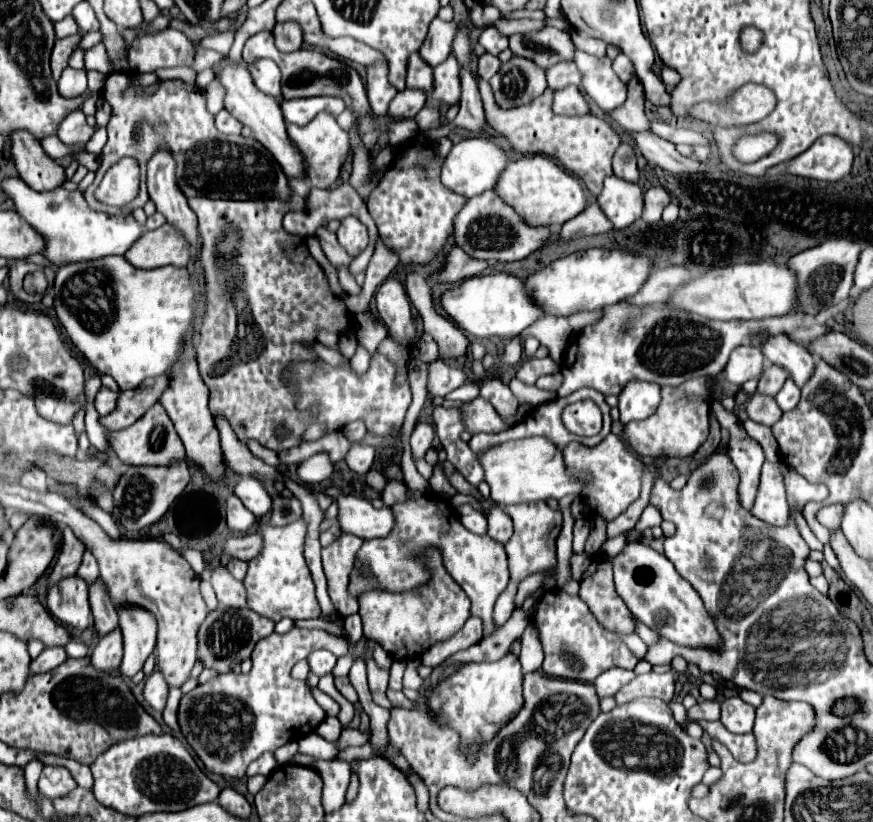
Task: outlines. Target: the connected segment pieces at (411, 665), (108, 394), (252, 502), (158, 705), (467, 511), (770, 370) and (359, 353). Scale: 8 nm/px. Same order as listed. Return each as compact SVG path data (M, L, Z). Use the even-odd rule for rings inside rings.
M420 658L418 660L412 660L408 662L408 668L404 672L404 688L412 688L412 690L422 690L422 684L424 680L418 676L416 668L420 666Z
M102 386L100 392L96 394L94 406L96 406L100 416L108 416L108 412L112 412L116 408L116 400L118 400L118 392L112 392L110 388Z
M242 478L236 486L234 486L234 494L242 500L242 504L256 516L262 518L270 512L272 508L272 500L270 494L266 492L264 484L256 478Z
M152 672L152 676L144 682L144 700L158 712L164 710L168 700L168 684L164 682L160 672Z
M462 504L458 508L458 516L460 522L474 534L486 534L486 516L482 512L478 512L476 508L472 508L470 504Z
M768 366L764 370L764 374L760 376L760 382L758 382L758 394L764 394L764 396L776 396L778 390L782 388L782 384L786 382L788 378L788 372L784 368L778 368L778 366Z
M358 344L356 354L352 356L350 364L352 364L352 368L354 368L358 374L362 374L362 372L366 372L366 370L368 370L368 364L370 364L370 354L368 354L368 350L366 350L362 344Z

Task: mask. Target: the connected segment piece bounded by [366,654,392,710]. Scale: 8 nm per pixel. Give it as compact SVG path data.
M366 654L366 667L367 667L367 679L370 684L370 692L372 692L372 700L374 704L390 710L392 704L390 700L386 698L386 688L388 688L389 682L389 670L380 668L370 654Z

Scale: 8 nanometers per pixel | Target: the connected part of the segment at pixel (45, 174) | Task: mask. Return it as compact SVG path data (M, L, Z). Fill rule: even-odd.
M14 130L12 138L12 158L18 168L20 178L38 192L50 192L60 188L66 182L66 172L60 164L56 164L38 140L28 130Z

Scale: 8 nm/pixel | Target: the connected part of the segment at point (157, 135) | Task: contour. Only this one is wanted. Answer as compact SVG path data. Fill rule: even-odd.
M118 72L118 74L110 74L106 78L104 84L104 98L110 102L112 106L112 118L108 122L108 142L100 154L100 168L96 172L96 180L92 182L92 186L84 192L84 198L92 209L101 210L109 215L130 214L132 208L136 206L144 206L148 202L148 194L146 194L146 162L152 154L152 150L156 146L166 144L176 160L176 176L178 176L178 184L180 190L190 198L190 196L208 196L208 198L230 198L230 200L270 200L270 198L278 198L282 202L290 200L290 186L286 184L288 178L284 176L282 168L278 166L278 162L272 158L272 154L254 138L242 138L242 136L226 136L220 134L214 126L214 116L206 110L204 104L204 96L196 86L190 86L182 80L166 80L160 90L154 96L148 98L140 98L142 88L128 88L128 74ZM120 158L134 158L140 164L140 192L138 196L126 204L126 206L108 207L99 202L95 196L95 190L100 184L100 180L104 178L104 174L120 160Z

